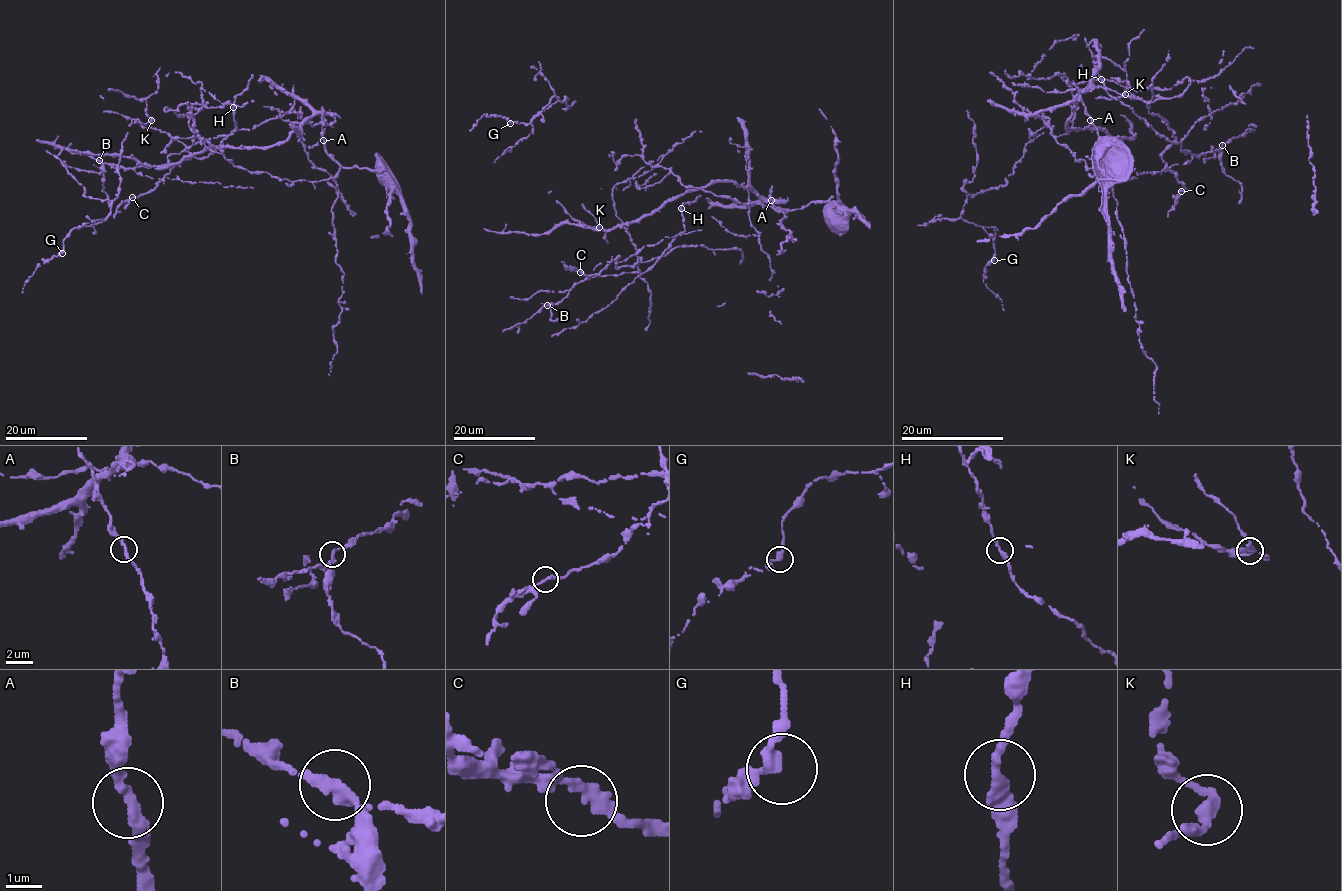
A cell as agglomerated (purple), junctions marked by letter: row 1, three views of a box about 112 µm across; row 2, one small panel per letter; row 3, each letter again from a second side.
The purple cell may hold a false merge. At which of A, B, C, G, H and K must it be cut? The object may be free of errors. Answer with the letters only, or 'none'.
B

